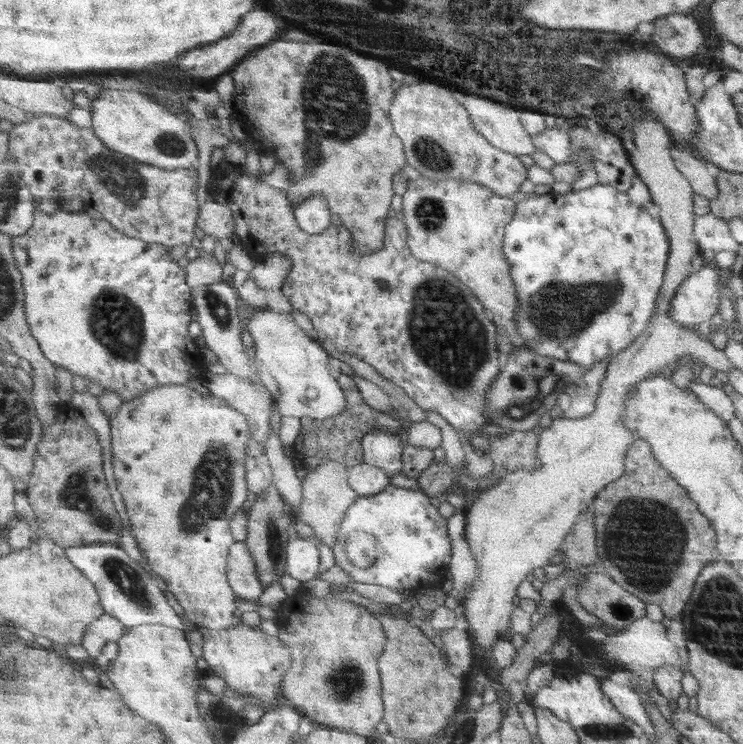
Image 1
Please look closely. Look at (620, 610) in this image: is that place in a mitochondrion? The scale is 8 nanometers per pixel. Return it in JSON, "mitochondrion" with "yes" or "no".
{"mitochondrion":"yes"}

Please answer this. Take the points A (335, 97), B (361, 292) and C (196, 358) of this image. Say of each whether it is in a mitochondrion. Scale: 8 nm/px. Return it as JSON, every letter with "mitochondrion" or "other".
{"A":"mitochondrion","B":"other","C":"other"}

